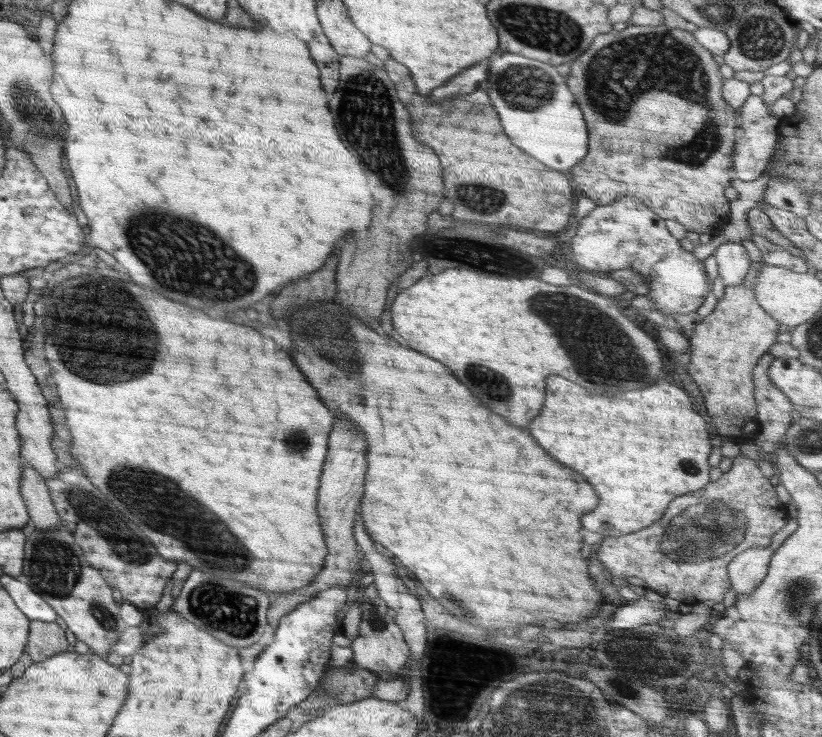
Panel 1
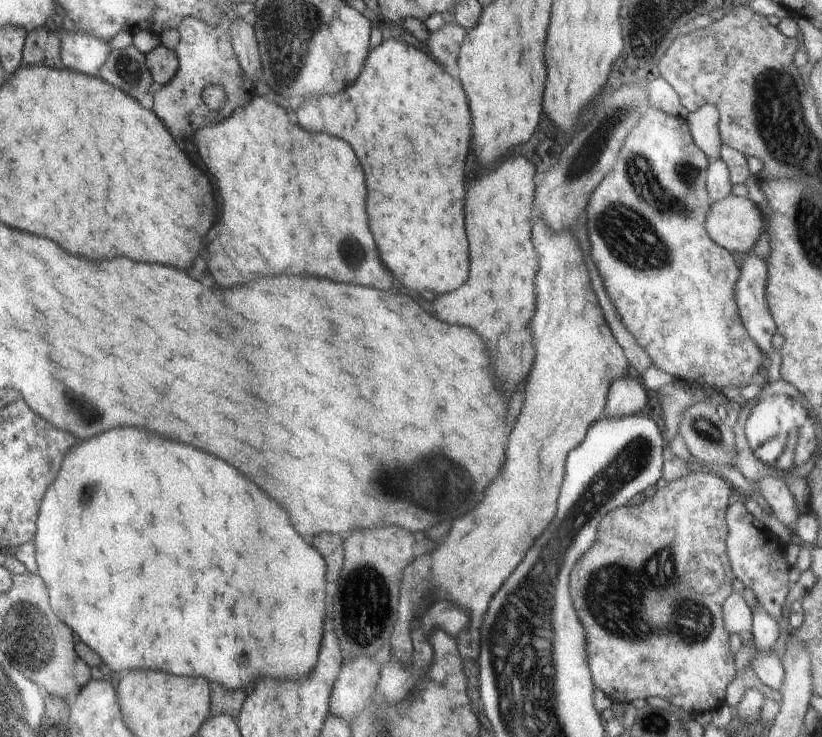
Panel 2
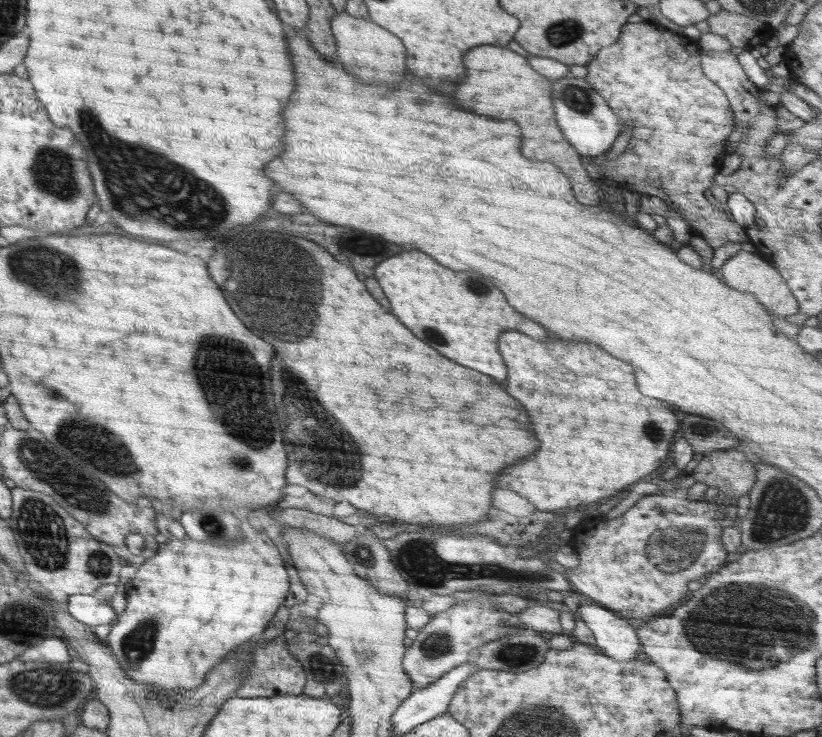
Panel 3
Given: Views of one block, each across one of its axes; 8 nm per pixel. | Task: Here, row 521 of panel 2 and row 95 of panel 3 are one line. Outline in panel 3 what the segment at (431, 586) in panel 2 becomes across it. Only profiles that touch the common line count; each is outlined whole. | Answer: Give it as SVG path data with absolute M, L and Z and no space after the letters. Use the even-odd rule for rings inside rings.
M478 46L464 54L464 64L468 68L466 80L460 84L456 92L456 102L476 114L492 116L498 120L516 120L522 128L522 154L534 160L548 160L556 164L568 180L572 182L574 190L578 188L576 198L584 206L598 204L600 190L594 185L594 180L586 172L579 152L566 140L560 130L554 114L552 102L553 80L542 76L532 69L527 58L500 46Z

